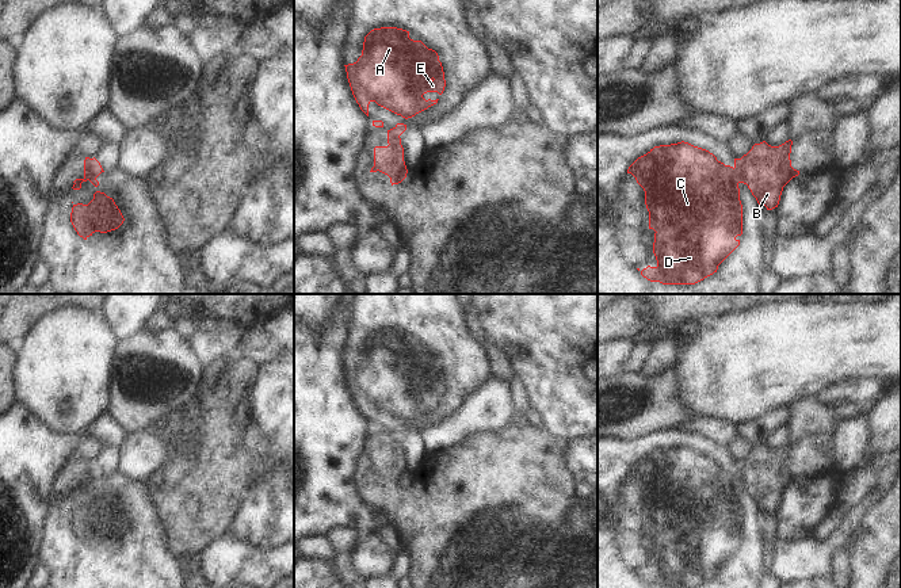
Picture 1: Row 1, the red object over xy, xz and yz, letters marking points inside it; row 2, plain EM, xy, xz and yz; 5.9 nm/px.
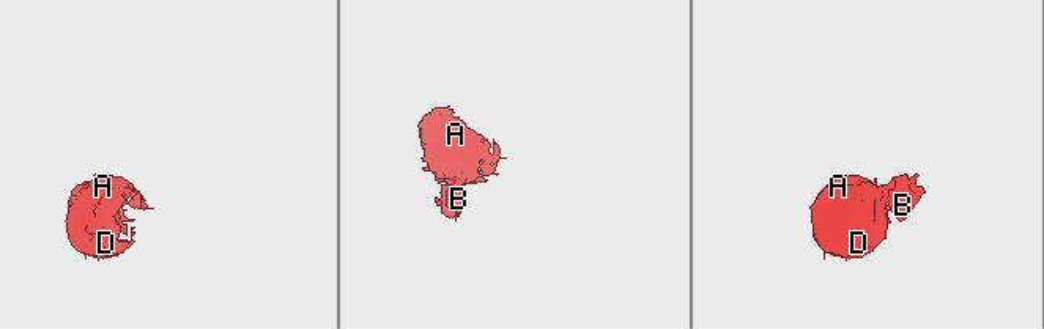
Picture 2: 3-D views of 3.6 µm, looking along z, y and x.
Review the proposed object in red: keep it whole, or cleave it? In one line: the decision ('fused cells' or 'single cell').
fused cells

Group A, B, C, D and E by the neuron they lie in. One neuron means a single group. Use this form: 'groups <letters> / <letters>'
groups A C D E / B

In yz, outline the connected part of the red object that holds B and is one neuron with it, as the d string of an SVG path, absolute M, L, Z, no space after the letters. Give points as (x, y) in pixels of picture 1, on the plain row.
M791 443L779 450L763 444L740 462L745 488L759 509L764 508L767 513L778 511L783 490L799 478L791 470L791 448Z

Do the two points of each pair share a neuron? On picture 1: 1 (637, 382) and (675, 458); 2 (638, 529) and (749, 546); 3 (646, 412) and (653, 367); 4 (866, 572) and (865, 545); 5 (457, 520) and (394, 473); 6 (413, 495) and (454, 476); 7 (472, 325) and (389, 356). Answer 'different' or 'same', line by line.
1: different
2: same
3: different
4: same
5: same
6: same
7: different

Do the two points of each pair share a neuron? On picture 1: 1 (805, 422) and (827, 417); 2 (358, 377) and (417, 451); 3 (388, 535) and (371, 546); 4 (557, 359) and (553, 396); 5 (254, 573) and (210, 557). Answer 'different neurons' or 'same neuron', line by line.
1: same neuron
2: different neurons
3: different neurons
4: same neuron
5: same neuron

